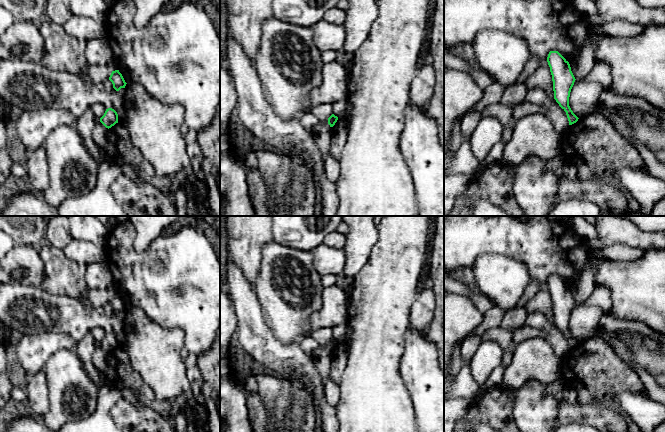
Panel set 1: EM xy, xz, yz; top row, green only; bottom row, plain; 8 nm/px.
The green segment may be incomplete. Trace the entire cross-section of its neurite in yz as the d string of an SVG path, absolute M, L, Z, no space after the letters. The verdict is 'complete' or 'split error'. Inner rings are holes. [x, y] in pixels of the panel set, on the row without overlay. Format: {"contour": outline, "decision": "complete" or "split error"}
{"contour": "M550 275L547 286L552 299L554 323L566 336L569 349L572 349L579 343L569 330L570 316L576 303L569 286L558 275Z", "decision": "complete"}

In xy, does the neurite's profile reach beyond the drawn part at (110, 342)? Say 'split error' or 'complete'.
complete

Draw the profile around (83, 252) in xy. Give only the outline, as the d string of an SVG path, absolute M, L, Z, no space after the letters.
M72 238L62 251L69 259L84 266L90 263L106 261L105 249L87 241Z

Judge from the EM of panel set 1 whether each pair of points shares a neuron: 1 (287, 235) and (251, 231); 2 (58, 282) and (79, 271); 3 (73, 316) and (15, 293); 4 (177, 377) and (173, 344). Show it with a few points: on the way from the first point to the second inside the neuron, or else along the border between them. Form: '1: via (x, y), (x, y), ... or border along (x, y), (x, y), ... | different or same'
1: border along (271, 226), (274, 240) | different
2: via (63, 277), (68, 277), (74, 273) | same
3: via (59, 304), (46, 300), (34, 293), (29, 293) | same
4: via (173, 369), (173, 352) | same

